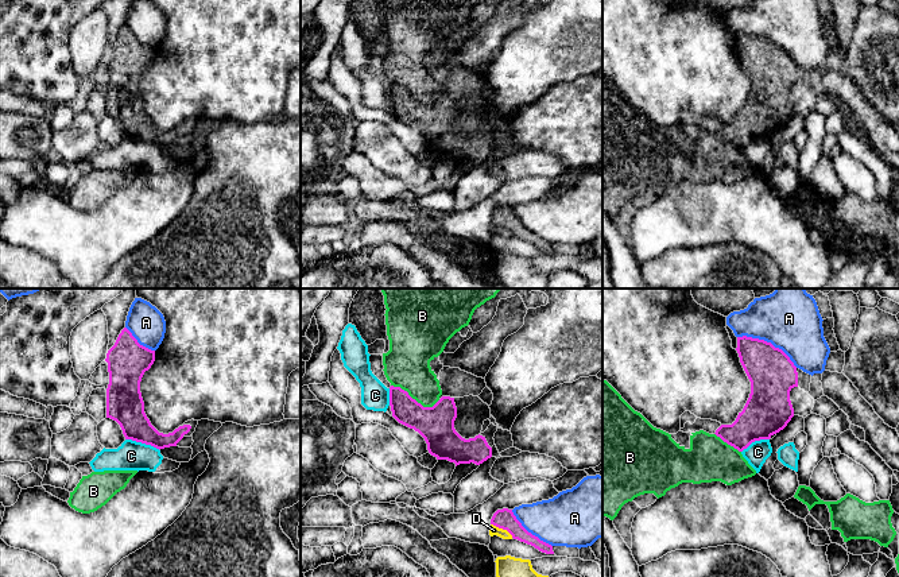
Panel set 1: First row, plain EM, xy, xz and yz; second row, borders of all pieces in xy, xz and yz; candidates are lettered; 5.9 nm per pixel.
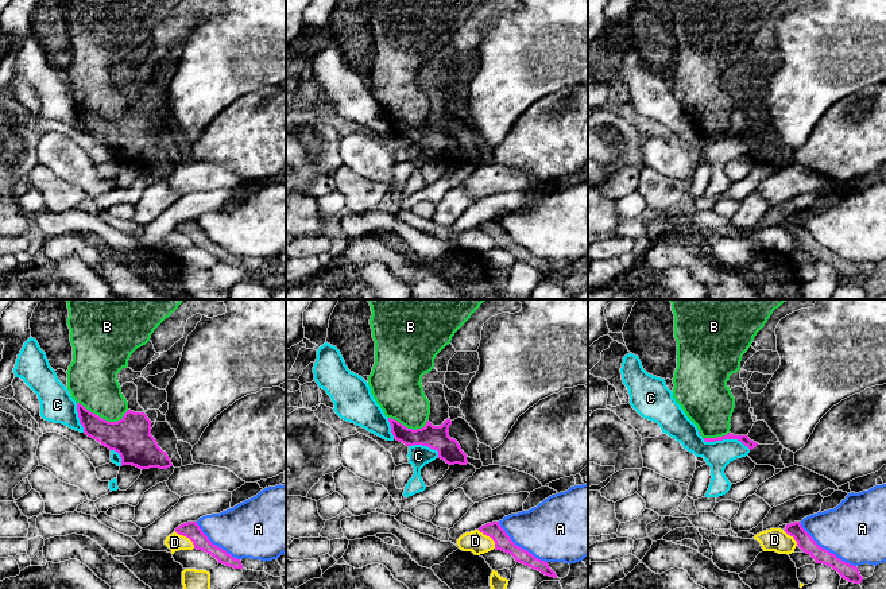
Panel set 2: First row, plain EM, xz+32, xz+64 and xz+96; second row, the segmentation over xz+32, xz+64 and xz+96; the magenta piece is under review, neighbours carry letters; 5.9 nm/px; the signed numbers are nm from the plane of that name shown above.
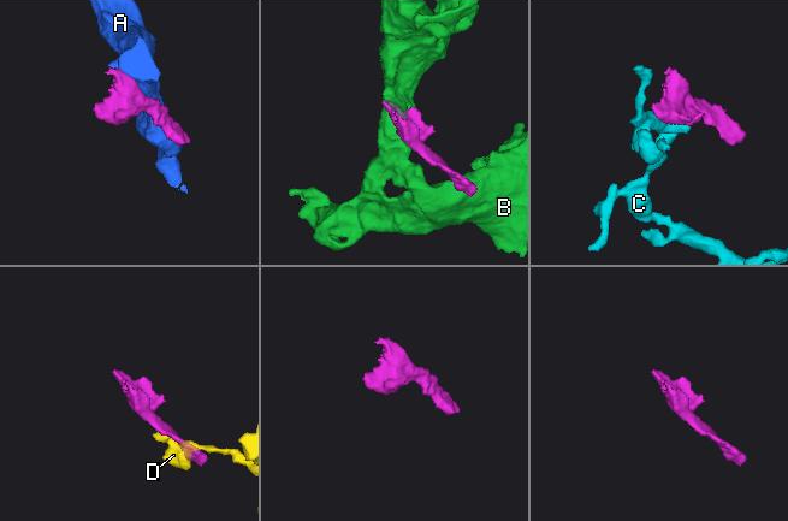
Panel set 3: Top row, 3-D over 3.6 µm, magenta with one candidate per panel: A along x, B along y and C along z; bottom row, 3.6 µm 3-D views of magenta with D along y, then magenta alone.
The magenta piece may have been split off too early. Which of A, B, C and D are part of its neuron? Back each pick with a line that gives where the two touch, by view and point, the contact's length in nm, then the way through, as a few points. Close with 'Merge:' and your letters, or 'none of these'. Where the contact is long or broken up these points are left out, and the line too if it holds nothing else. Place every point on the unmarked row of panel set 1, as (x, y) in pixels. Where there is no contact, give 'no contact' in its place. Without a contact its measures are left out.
Merge: none of these

